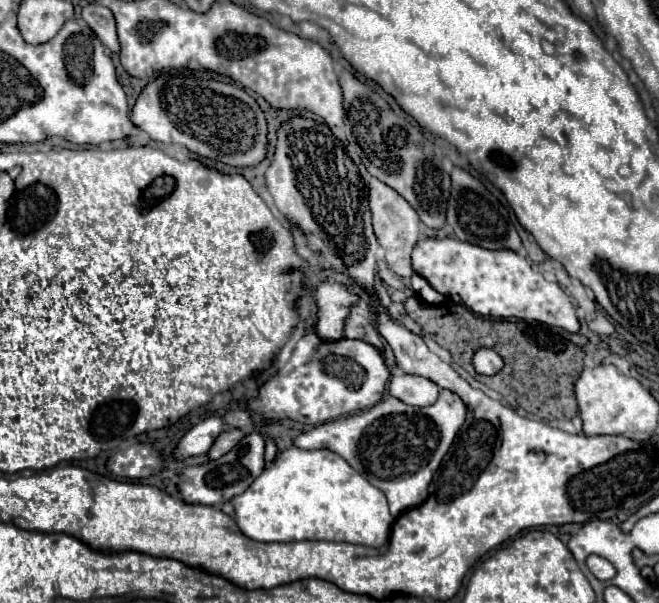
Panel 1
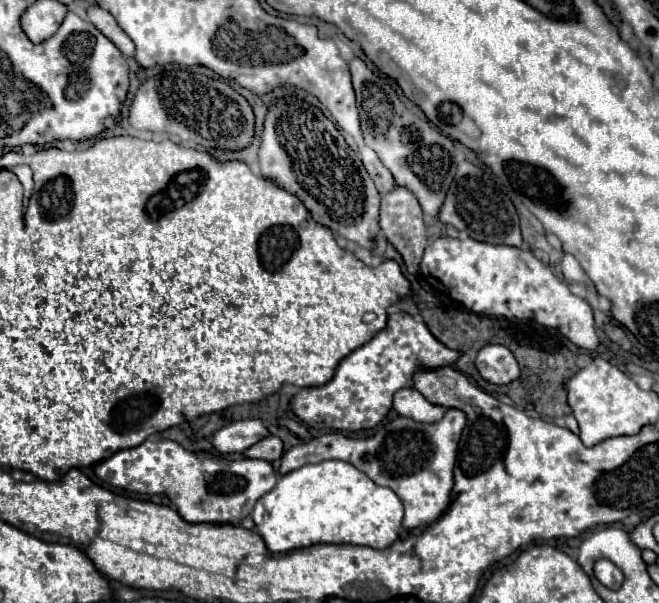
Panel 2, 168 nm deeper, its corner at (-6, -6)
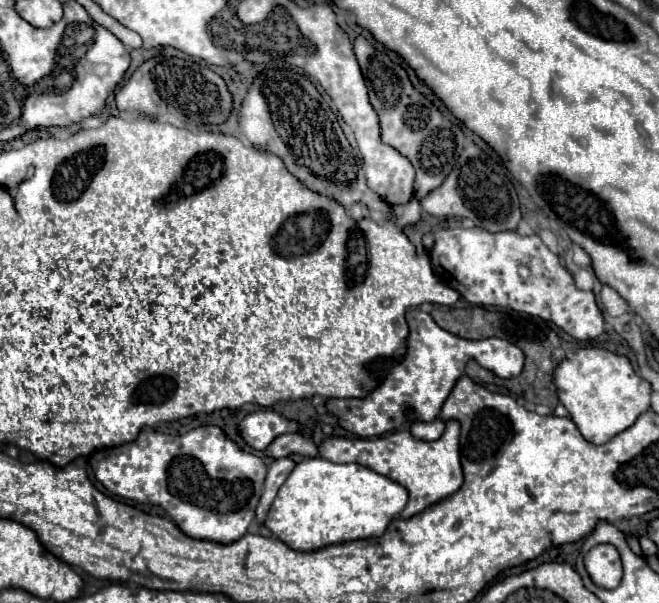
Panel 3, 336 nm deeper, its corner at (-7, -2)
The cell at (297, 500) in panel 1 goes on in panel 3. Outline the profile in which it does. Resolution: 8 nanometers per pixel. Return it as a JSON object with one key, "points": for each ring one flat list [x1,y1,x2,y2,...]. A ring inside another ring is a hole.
{"points":[[302,458,280,486,264,526,292,550,318,550,348,540,380,538,408,502,404,486,360,464,336,464,324,458]]}

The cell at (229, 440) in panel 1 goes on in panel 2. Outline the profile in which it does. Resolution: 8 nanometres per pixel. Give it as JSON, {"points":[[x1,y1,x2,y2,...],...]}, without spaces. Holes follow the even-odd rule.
{"points":[[267,436,263,438,263,442,257,442,255,446,251,446,251,450,245,452,245,456,249,458,261,458,267,462,279,460,281,454,283,454,283,442,277,436]]}

